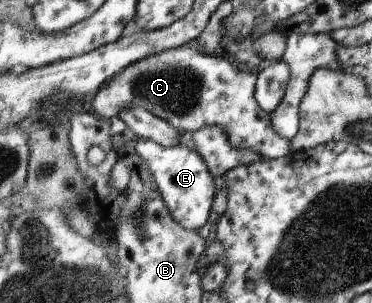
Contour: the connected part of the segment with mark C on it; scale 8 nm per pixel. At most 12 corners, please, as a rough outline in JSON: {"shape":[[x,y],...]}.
{"shape":[[187,43],[128,66],[92,110],[139,106],[189,136],[291,153],[256,101],[260,69]]}

